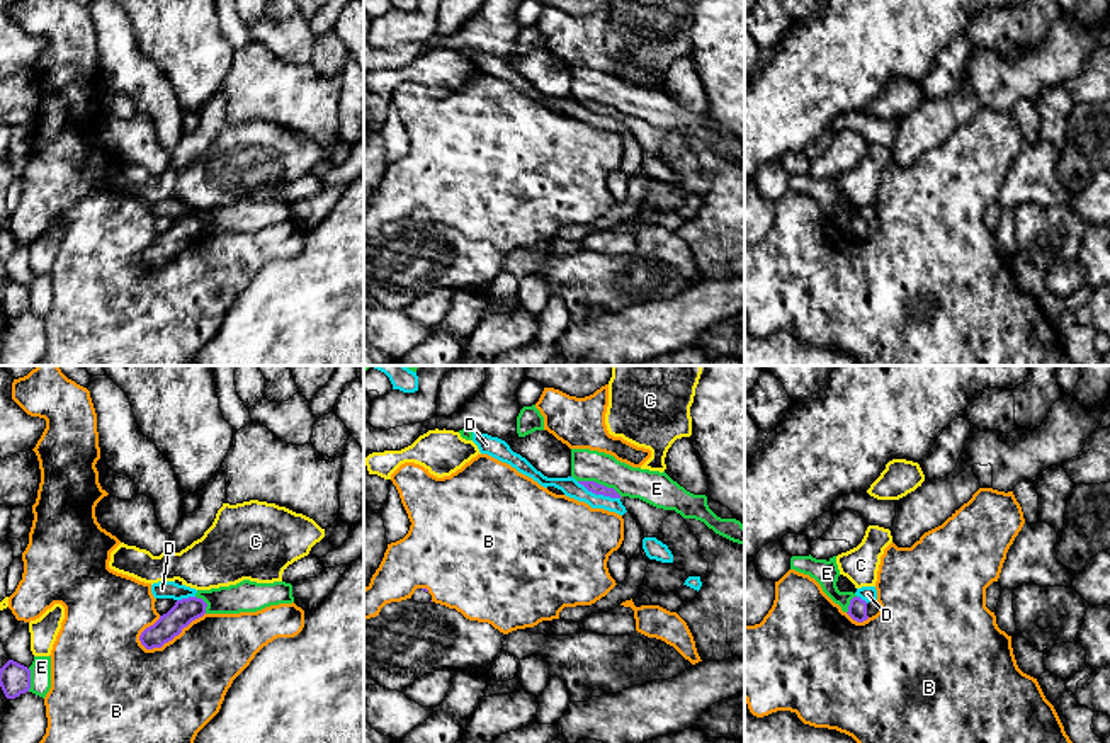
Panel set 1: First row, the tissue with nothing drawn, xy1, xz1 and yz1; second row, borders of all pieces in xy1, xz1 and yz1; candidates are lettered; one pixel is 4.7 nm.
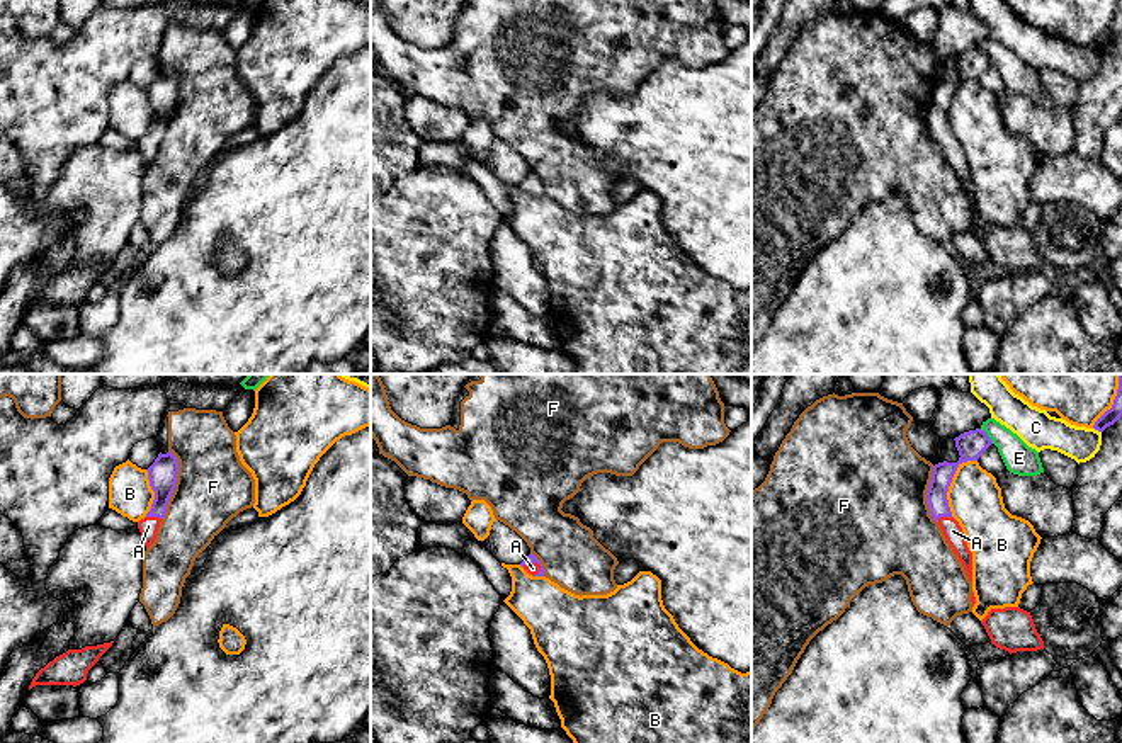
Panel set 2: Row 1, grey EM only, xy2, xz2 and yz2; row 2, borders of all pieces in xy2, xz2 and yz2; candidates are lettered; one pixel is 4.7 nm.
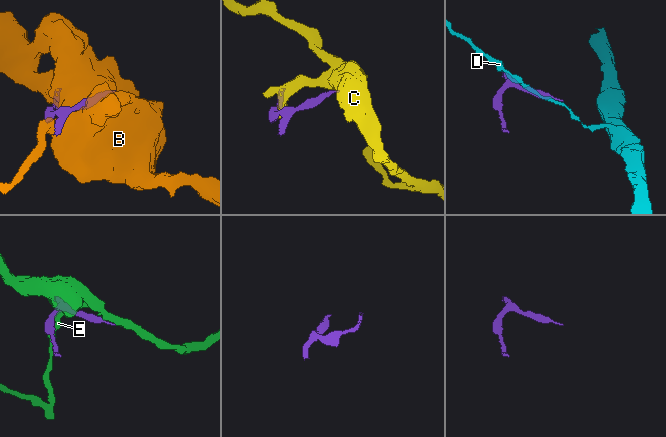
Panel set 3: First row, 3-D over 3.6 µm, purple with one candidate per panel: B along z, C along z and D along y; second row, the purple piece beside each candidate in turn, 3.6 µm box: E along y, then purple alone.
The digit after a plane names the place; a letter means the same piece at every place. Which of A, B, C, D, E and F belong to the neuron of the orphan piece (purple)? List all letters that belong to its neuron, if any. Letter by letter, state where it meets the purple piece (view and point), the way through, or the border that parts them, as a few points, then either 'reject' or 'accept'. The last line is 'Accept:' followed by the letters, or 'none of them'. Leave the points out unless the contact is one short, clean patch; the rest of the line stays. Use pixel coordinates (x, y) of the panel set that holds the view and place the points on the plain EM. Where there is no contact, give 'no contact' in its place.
A: contact yz2 (944, 135); way yz2 (942, 94), (939, 128), (944, 135), (952, 150); accept
B: contact xy1 (170, 259); reject
C: contact yz2 (1097, 48); reject
D: contact xz1 (599, 113); border xz1 (577, 101), (595, 113), (619, 118); reject
E: contact xz1 (600, 104); reject
F: contact xy2 (174, 104); reject
Accept: A

